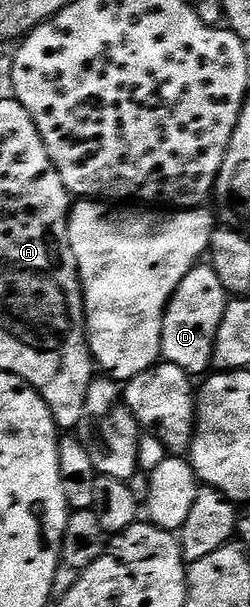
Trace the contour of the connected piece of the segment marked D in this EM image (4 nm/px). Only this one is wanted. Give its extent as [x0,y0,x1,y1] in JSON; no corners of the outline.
[161,267,230,377]

